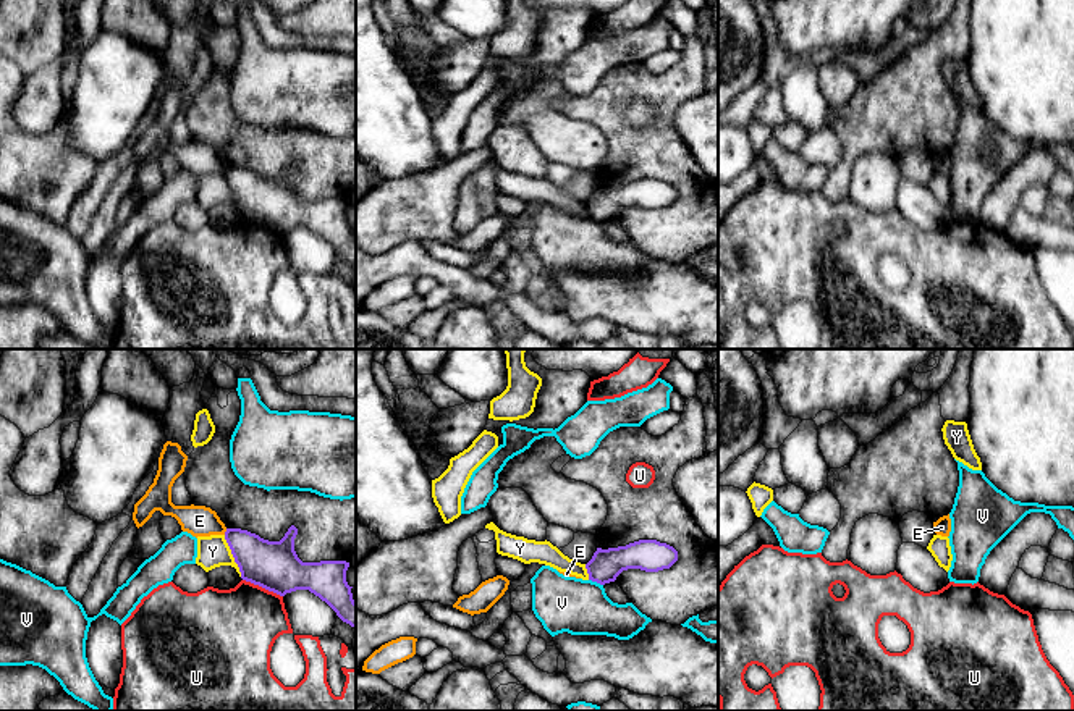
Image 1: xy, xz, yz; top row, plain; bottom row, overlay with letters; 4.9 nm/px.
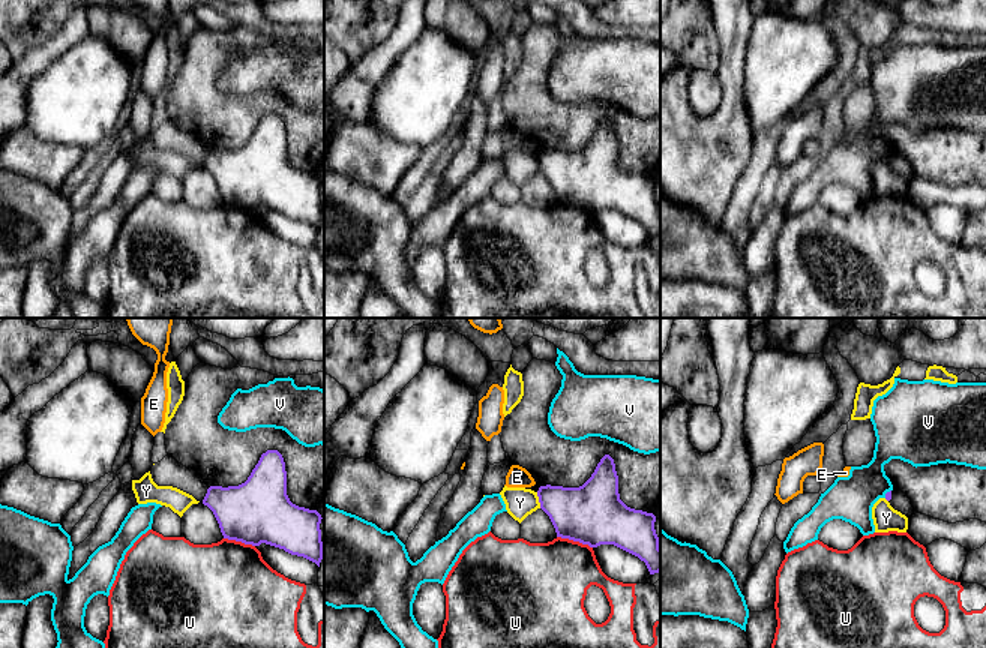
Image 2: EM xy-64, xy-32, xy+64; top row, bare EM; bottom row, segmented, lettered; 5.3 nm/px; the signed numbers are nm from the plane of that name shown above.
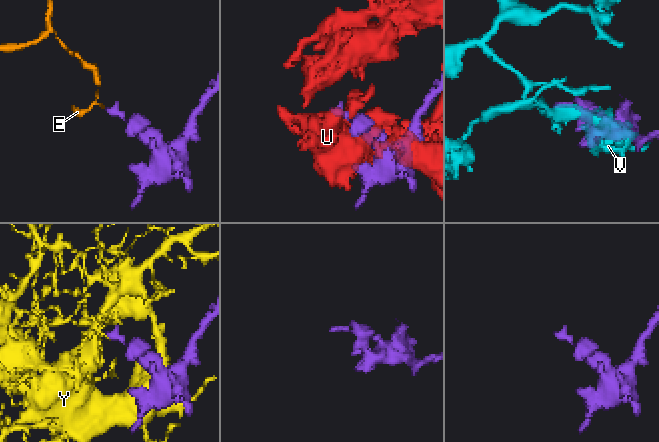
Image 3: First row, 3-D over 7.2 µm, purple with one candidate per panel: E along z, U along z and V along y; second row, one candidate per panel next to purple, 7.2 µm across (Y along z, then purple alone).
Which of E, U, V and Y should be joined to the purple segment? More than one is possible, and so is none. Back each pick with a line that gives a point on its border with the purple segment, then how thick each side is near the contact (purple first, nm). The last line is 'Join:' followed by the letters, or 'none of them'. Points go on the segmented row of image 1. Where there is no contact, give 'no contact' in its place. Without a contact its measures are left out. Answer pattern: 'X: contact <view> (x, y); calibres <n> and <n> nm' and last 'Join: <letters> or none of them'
Join: none of them

